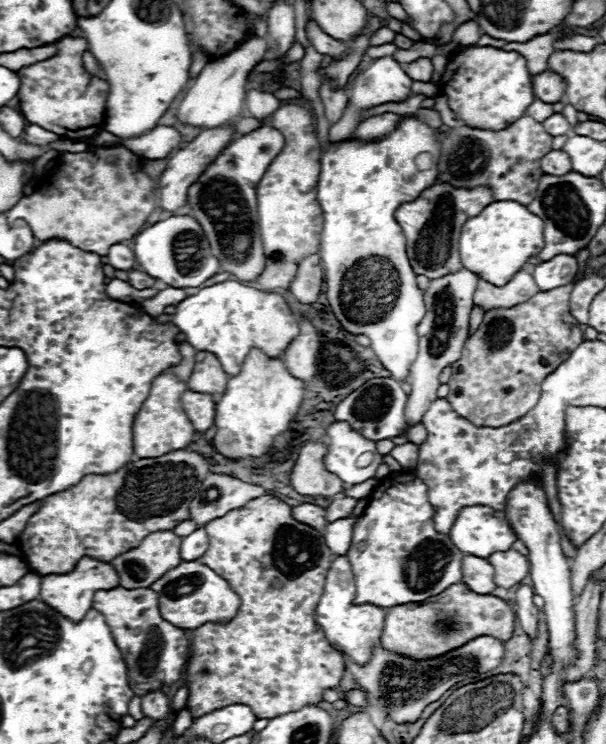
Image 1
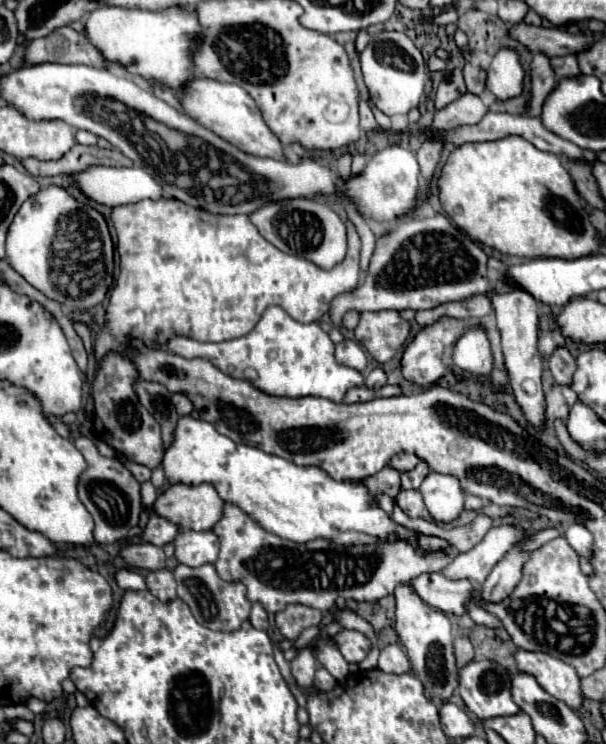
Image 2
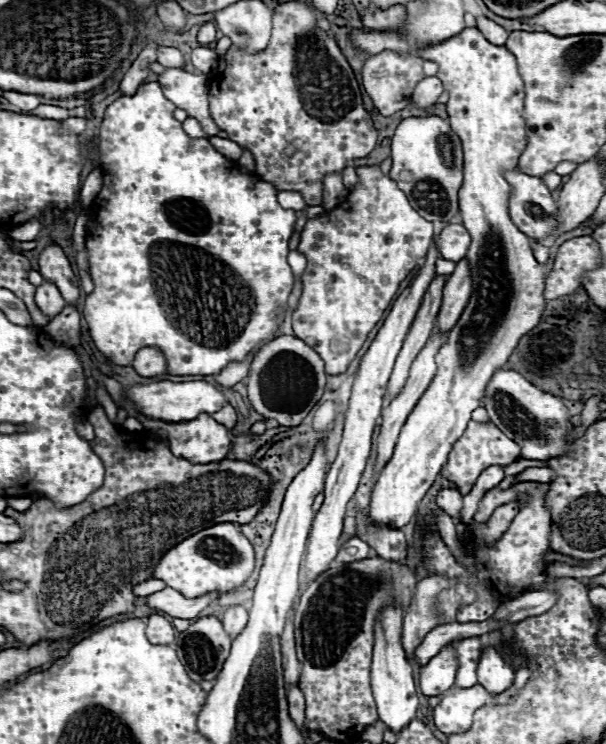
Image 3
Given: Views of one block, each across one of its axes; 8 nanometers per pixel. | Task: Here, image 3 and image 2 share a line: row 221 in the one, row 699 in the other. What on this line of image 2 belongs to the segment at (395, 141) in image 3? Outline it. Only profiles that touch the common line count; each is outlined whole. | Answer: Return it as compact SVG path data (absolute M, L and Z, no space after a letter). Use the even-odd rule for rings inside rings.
M400 584L394 596L396 596L398 644L408 652L412 672L424 686L424 696L432 702L450 702L458 688L458 668L456 668L456 656L454 656L452 626L448 616L424 604L406 584Z

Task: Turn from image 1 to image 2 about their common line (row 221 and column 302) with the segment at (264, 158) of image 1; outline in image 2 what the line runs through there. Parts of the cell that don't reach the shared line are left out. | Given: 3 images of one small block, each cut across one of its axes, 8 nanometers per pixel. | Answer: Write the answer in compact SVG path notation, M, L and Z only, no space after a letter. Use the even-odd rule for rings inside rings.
M290 198L268 202L250 214L250 222L278 250L306 258L324 270L334 268L346 256L346 226L340 216L318 198Z

